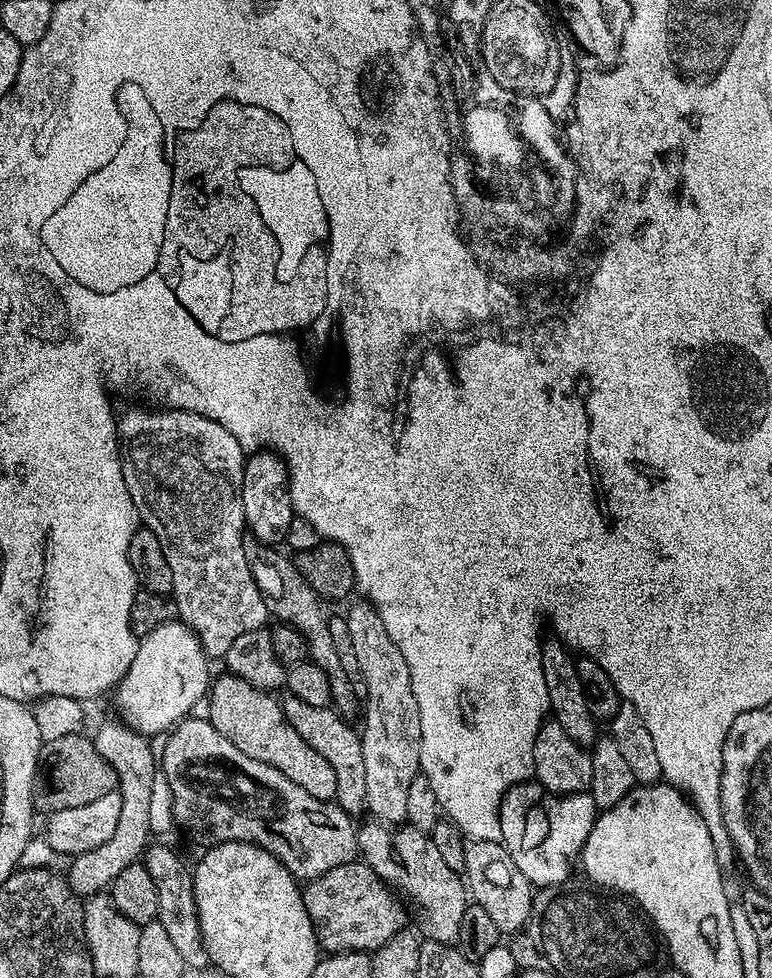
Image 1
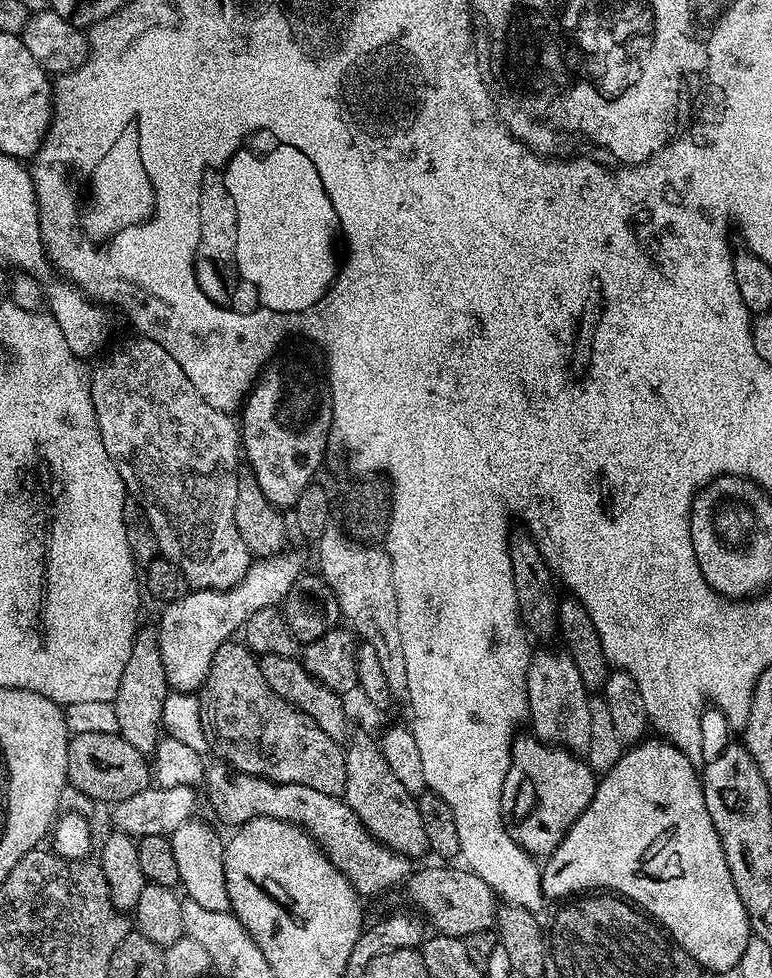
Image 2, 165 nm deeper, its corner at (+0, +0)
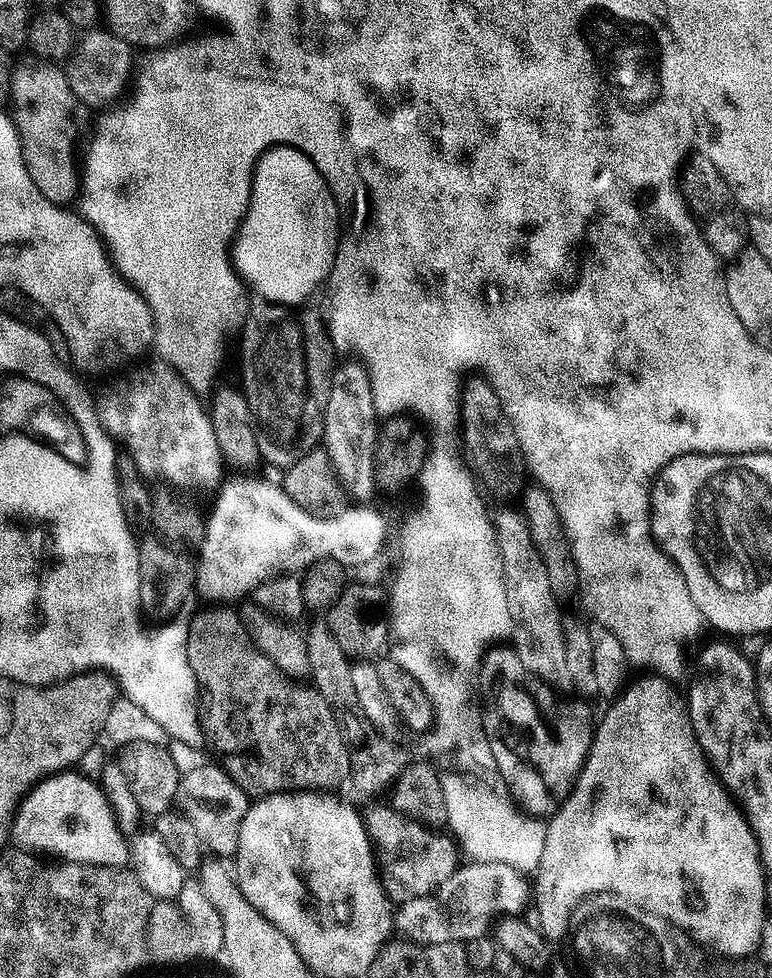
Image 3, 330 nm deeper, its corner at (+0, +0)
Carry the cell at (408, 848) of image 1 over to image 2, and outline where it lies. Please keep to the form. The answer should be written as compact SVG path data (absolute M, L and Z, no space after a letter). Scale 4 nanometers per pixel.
M360 732L354 736L347 741L344 748L346 790L342 799L350 806L350 810L354 810L354 814L358 814L368 833L390 850L409 858L429 855L426 830L422 827L422 814L416 805L417 797L406 790L402 782L398 782L394 770L390 770L390 765L386 763L375 735L372 737Z

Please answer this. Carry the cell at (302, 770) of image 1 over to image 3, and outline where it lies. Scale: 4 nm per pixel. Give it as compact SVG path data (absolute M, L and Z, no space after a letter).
M224 606L221 612L200 612L192 620L192 625L186 629L188 641L186 642L186 658L190 662L190 670L194 670L194 678L198 689L198 707L200 710L200 724L204 727L204 738L207 747L213 748L220 757L218 763L227 776L230 777L241 790L248 793L249 797L259 798L261 796L273 796L279 792L328 792L336 790L343 780L347 781L352 774L352 763L350 762L350 754L348 747L344 741L344 732L340 728L336 716L332 712L332 708L326 702L326 698L322 698L319 690L312 687L311 683L301 682L299 679L287 676L282 670L278 670L278 666L274 666L274 662L270 662L270 658L266 658L266 654L262 654L262 650L258 650L258 646L254 646L254 642L250 638L250 634L246 630L246 626L240 620L239 611Z

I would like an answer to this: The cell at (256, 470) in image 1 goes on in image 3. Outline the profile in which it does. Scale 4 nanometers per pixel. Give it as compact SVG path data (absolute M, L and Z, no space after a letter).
M256 302L247 309L238 333L244 359L242 391L250 406L260 459L279 470L317 451L323 441L324 411L334 371L334 345L321 313L300 311L304 310Z

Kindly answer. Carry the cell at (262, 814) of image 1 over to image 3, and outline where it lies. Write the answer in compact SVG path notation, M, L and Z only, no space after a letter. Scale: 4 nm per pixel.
M388 802L370 805L363 810L362 817L364 829L378 857L378 871L384 884L384 893L393 905L399 906L414 898L431 896L439 890L442 882L446 882L446 878L456 872L458 845L451 835L406 818Z

